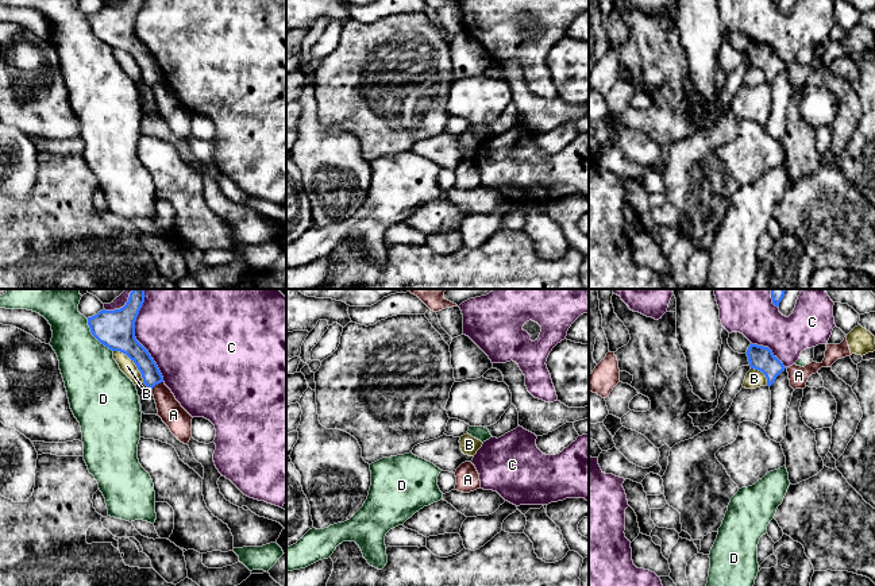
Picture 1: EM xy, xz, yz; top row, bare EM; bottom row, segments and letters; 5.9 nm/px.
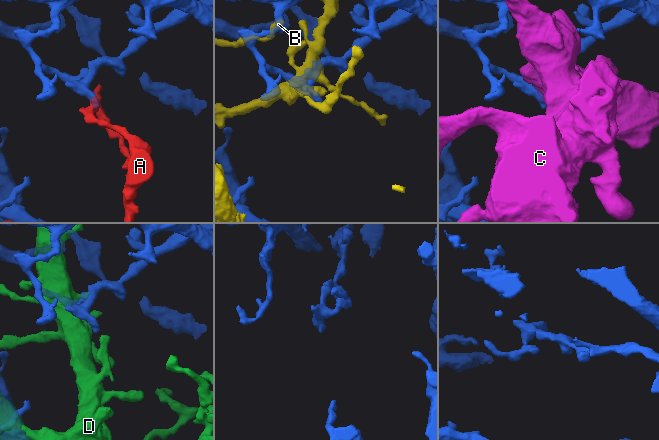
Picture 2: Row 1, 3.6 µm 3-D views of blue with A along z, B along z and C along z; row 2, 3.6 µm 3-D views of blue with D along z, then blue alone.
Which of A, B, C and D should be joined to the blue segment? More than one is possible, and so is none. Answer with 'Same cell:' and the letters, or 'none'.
Same cell: none

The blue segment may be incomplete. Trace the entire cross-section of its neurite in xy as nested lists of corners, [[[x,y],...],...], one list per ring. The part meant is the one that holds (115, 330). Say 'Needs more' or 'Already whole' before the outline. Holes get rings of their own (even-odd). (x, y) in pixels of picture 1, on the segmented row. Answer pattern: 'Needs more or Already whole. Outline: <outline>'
Already whole. Outline: [[[134,289],[128,301],[120,309],[100,311],[88,317],[92,335],[112,351],[126,354],[142,374],[143,383],[153,389],[163,382],[163,377],[149,354],[135,338],[135,321],[144,302],[144,289]]]

